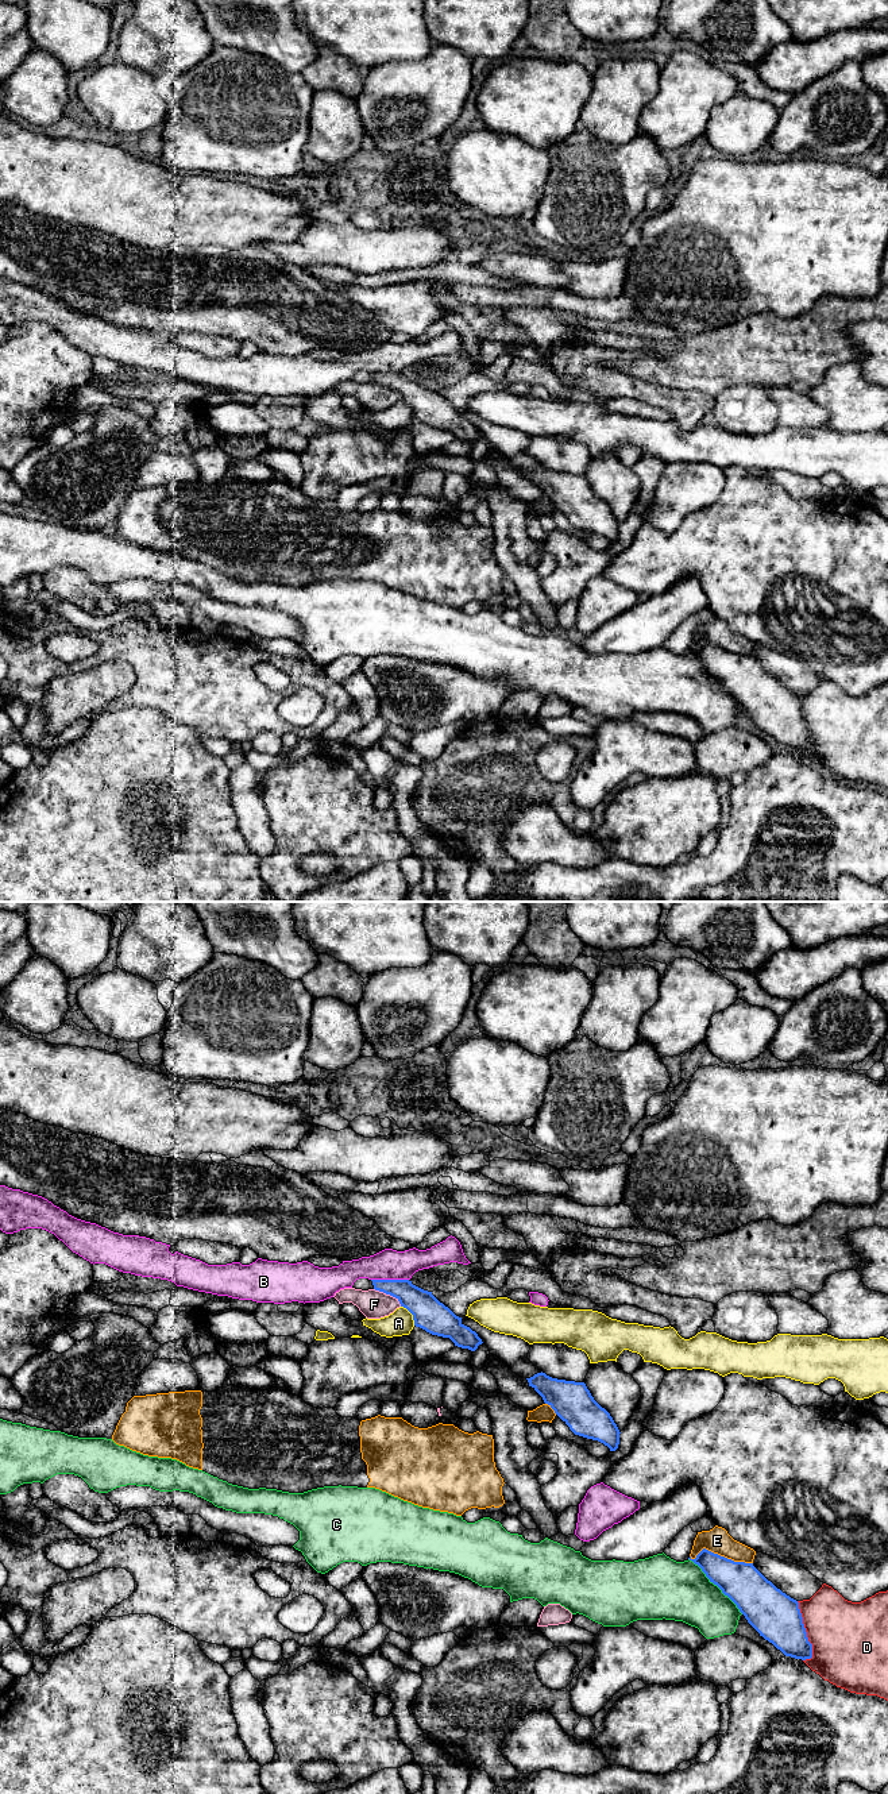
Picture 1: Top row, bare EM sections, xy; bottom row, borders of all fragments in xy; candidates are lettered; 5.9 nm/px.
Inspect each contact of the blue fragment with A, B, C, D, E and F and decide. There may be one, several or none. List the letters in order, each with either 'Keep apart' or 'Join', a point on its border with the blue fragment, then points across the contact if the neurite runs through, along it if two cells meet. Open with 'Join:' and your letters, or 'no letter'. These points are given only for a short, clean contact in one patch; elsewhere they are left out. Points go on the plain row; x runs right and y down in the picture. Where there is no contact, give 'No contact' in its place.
Join: no letter
A: Keep apart. Touches blue at xy (412, 406)
B: Keep apart. Touches blue at xy (390, 373)
C: Keep apart. Touches blue at xy (715, 676)
D: Keep apart. Touches blue at xy (806, 725)
E: Keep apart. Touches blue at xy (719, 648)
F: Keep apart. Touches blue at xy (389, 386)

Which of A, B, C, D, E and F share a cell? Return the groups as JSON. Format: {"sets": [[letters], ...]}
{"sets": [["A"], ["B"], ["C"], ["D"], ["E"], ["F"]]}

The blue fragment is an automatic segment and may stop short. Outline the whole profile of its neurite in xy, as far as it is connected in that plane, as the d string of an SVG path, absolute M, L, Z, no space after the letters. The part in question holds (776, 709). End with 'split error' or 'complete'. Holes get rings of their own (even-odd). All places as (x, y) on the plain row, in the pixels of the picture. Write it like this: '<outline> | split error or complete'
M706 641L688 652L737 698L760 729L785 749L812 751L799 695L777 682L753 656L734 655Z | complete

